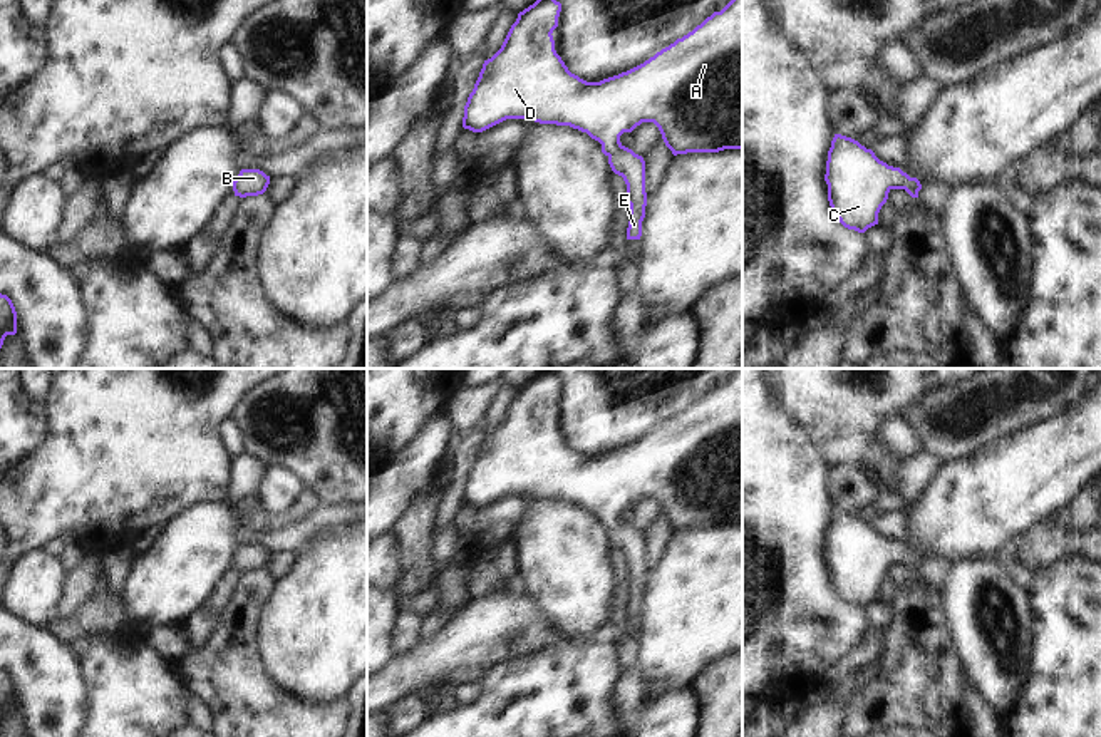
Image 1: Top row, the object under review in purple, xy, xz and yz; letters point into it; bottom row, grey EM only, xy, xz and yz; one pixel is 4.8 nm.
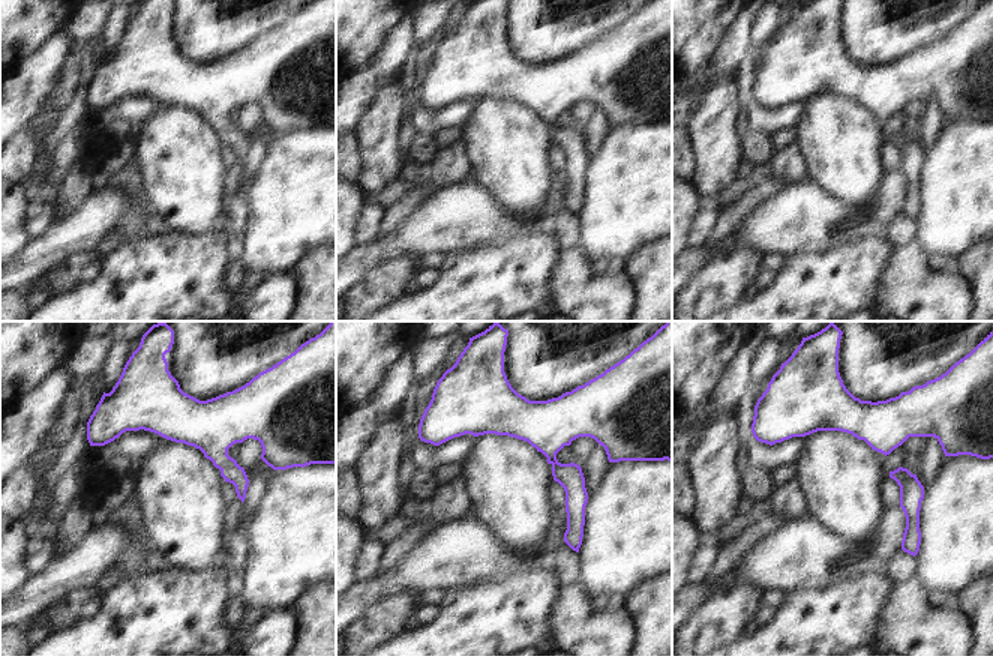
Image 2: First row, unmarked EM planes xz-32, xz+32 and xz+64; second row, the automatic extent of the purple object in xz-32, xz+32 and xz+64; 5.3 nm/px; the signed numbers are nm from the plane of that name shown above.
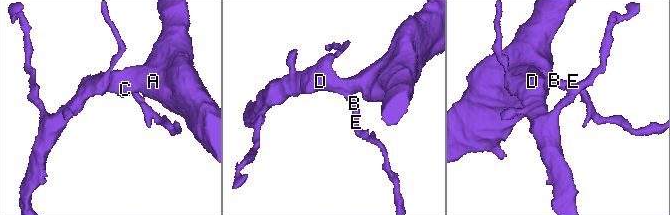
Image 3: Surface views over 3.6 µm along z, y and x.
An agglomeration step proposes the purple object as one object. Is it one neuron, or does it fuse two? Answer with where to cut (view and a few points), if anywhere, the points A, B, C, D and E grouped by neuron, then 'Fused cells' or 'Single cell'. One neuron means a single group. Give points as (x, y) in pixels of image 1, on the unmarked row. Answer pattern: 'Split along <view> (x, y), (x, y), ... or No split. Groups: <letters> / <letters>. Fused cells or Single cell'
No split. Groups: A B C D E. Single cell.

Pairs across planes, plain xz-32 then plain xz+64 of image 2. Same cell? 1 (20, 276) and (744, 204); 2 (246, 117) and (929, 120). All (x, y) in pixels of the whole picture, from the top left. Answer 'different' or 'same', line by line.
1: different
2: different

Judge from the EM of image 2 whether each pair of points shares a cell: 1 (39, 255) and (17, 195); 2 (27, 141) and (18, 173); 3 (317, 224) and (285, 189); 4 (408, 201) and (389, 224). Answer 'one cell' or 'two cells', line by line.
1: two cells
2: one cell
3: one cell
4: one cell

